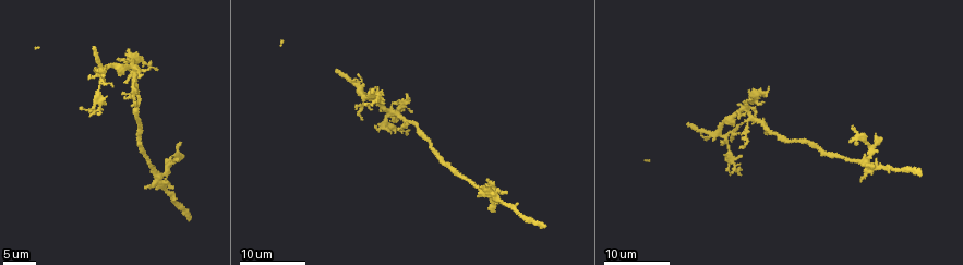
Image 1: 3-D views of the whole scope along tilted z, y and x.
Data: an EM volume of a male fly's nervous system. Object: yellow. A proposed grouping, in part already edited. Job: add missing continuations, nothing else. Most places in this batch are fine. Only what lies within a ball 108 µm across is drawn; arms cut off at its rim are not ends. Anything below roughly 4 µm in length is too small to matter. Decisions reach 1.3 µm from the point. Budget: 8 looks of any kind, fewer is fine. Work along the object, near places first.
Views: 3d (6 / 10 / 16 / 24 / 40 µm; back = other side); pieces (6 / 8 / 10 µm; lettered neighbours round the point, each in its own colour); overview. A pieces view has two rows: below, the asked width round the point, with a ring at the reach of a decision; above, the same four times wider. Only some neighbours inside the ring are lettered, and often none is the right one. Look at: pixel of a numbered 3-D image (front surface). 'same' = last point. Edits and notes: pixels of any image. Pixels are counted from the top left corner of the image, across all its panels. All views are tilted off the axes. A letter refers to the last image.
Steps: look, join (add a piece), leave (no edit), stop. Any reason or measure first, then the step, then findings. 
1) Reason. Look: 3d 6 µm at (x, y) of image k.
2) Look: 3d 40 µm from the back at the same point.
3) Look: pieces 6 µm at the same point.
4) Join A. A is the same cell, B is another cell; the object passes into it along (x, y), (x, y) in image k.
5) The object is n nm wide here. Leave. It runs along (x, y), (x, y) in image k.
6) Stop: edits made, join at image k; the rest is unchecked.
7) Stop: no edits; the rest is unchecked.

Thin end. Look: 3d 16 µm at (742, 148) of image 1.

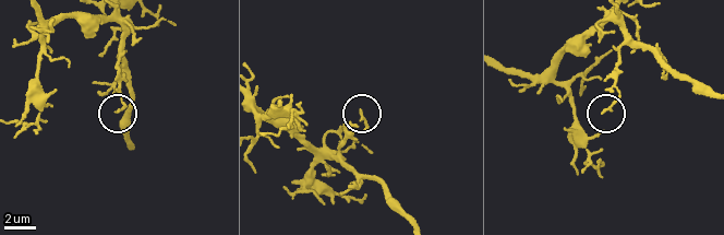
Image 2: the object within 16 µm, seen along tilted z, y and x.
Look: pieces 10 µm at (360, 114) of image 2.

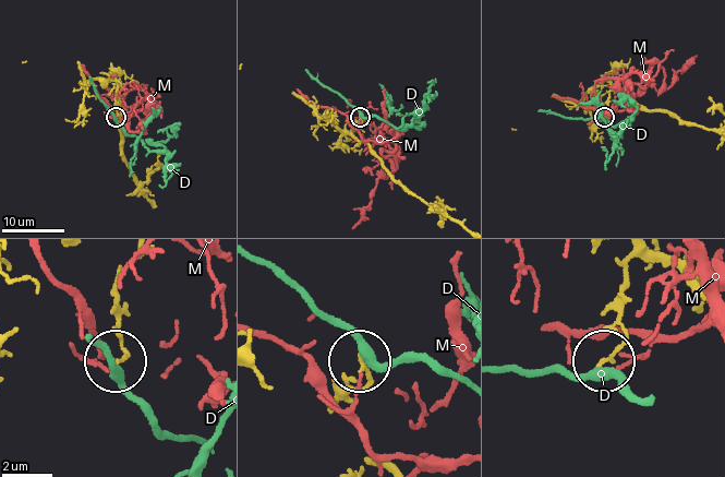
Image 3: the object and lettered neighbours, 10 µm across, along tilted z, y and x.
The object is 140 nm wide here. Leave. D and M are other cells; none of them fits.

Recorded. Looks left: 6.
Tapers out. Look: 3d 24 µm at (743, 121) of image 1.

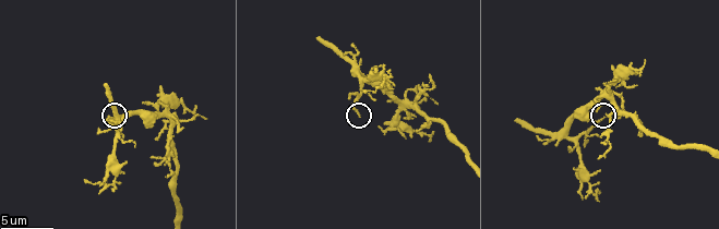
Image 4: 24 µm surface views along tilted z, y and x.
Look: pieces 8 µm at (356, 115) of image 4.

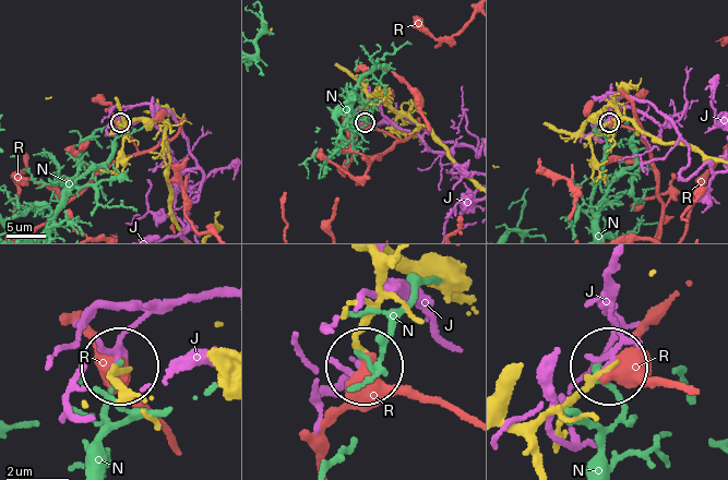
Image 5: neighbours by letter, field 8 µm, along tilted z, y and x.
Leave. J, N and R are other cells; it runs along (641, 130), (610, 106), (586, 123), (584, 134), (609, 122) in image 5; none of them fits.

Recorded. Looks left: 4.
An open end. Look: 3d 16 µm at (178, 146) of image 1.

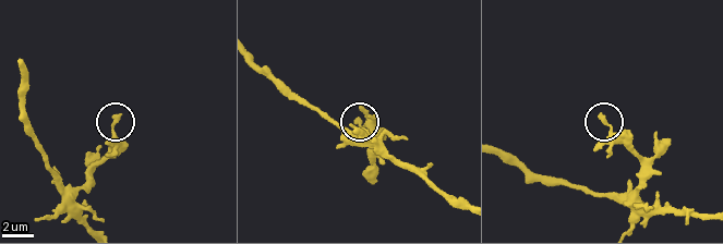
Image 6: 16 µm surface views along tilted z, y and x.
Look: pieces 10 µm at (117, 114) of image 6.

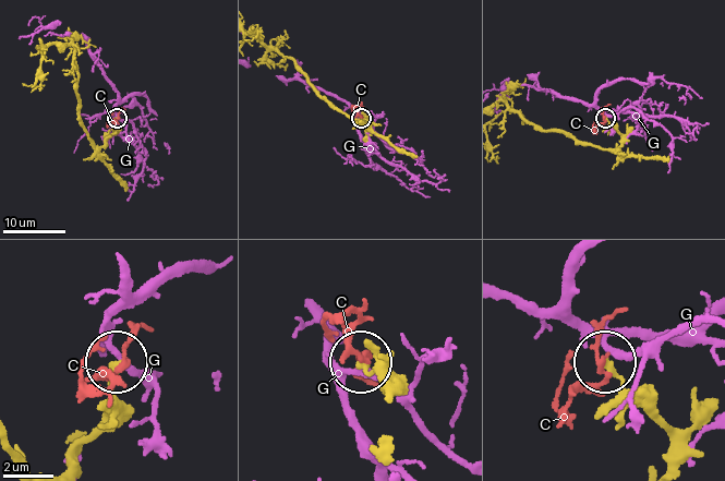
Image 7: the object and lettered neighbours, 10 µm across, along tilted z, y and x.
Leave. C and G are other cells; no lettered piece goes on from it.

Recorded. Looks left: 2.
Thin end. Look: pieces 8 µm at (153, 158) of image 4.

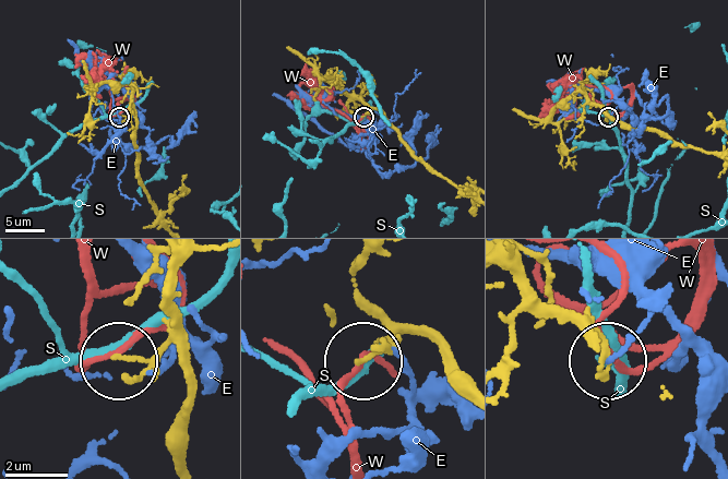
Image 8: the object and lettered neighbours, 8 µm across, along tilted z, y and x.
Leave. E, S and W are other cells; it runs along (191, 391), (166, 349), (126, 359) in image 8; no lettered piece goes on from it.

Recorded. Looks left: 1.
Stop: no edits; the rest is unchecked.

